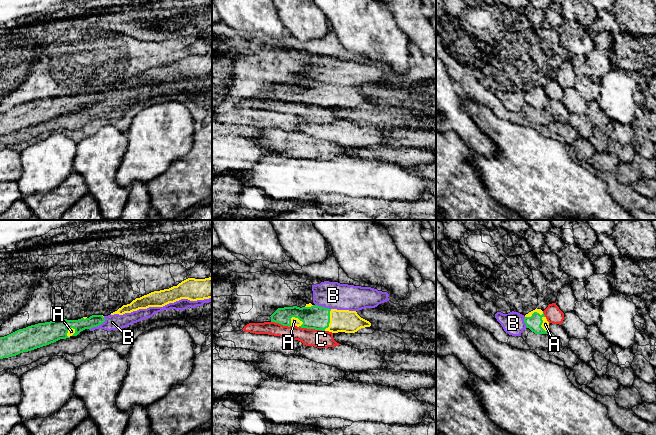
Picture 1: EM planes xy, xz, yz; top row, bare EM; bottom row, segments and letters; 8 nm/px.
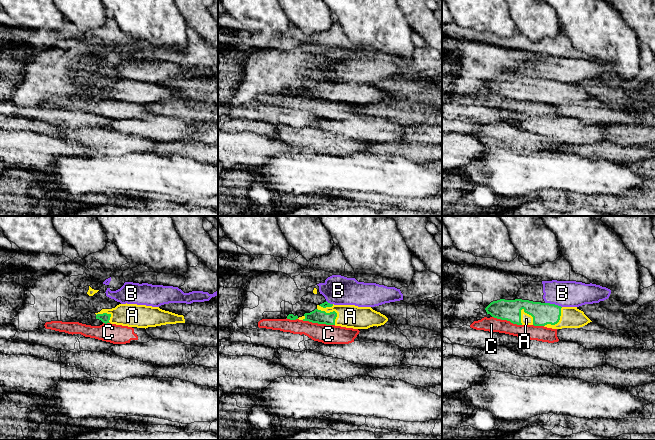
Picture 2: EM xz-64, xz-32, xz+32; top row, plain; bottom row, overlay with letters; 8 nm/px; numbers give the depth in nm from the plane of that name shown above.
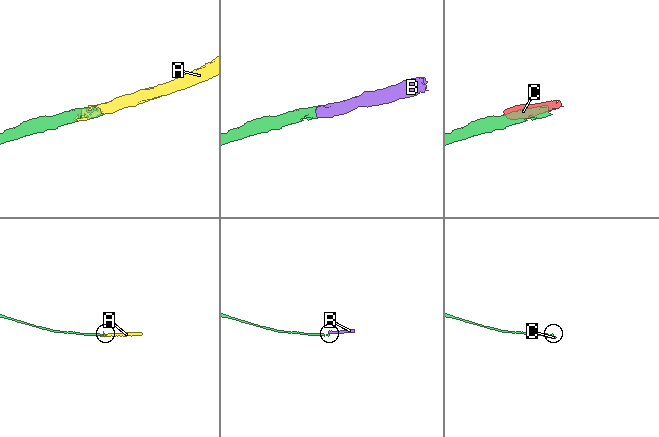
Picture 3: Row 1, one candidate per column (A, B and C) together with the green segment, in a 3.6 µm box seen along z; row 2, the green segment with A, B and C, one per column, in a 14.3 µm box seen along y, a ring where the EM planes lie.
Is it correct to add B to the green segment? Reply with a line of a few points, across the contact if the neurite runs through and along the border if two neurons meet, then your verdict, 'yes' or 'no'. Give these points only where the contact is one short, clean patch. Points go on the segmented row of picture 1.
line xy (105, 318), (103, 322), (89, 329); no

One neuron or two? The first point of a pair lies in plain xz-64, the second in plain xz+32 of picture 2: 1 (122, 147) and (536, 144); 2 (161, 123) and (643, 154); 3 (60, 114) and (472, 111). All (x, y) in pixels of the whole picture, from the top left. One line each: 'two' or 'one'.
1: one
2: two
3: one

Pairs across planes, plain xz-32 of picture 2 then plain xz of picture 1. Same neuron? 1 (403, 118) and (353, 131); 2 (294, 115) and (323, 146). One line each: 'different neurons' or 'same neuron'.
1: different neurons
2: different neurons

